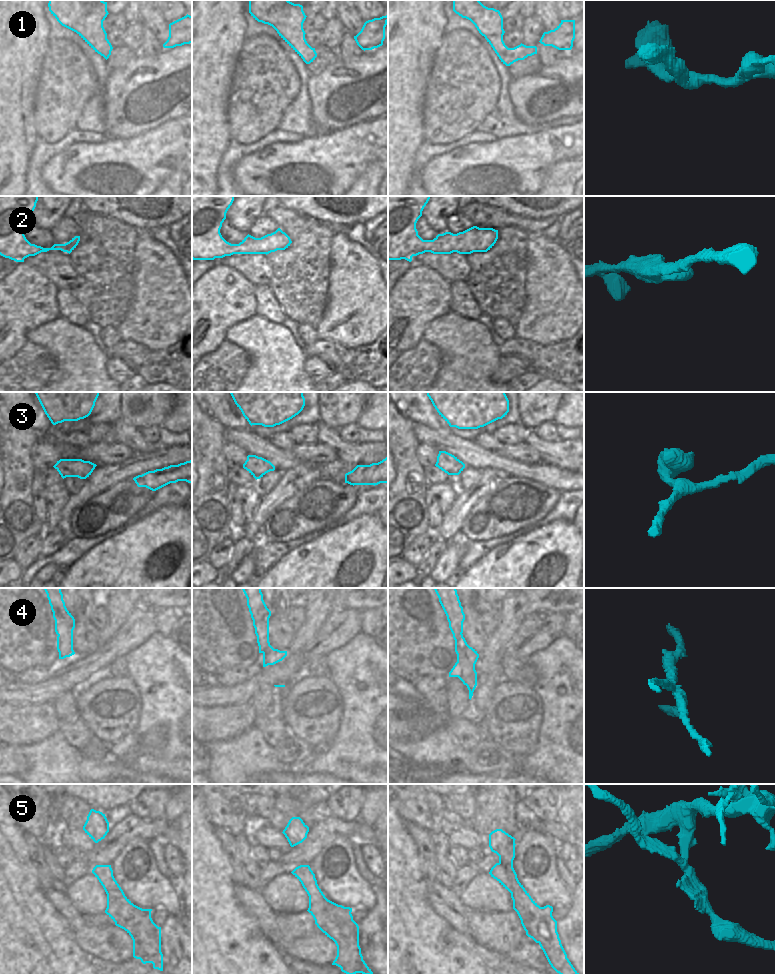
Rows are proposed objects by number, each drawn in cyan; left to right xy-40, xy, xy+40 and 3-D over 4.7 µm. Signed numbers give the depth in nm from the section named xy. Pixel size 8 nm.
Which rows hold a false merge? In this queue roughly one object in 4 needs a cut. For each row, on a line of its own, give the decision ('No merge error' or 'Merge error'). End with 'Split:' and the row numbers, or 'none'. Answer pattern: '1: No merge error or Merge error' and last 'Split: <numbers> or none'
1: No merge error
2: No merge error
3: No merge error
4: Merge error
5: Merge error
Split: 4, 5.

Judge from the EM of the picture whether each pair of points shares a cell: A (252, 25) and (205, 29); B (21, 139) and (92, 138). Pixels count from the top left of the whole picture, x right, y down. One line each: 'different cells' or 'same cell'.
A: different cells
B: different cells

